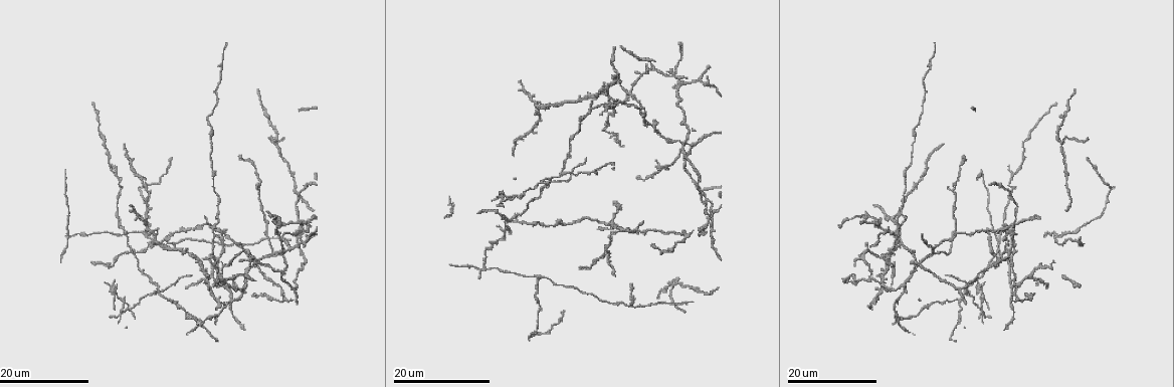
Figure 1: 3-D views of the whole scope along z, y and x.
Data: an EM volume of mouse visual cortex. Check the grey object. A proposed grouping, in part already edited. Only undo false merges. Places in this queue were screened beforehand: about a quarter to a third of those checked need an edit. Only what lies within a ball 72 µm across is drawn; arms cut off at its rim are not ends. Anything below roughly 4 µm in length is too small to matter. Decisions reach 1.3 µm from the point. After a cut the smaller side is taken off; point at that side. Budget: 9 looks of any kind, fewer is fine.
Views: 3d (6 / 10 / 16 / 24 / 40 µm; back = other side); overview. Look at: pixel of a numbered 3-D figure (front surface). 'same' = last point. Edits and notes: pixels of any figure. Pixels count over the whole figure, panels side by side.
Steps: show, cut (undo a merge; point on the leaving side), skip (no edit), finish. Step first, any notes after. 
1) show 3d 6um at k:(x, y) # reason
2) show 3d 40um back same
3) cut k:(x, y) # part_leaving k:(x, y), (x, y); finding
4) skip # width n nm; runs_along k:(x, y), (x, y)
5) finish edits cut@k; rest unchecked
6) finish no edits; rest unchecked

show 3d 24um at 1:(935, 253) # four or more arms meet

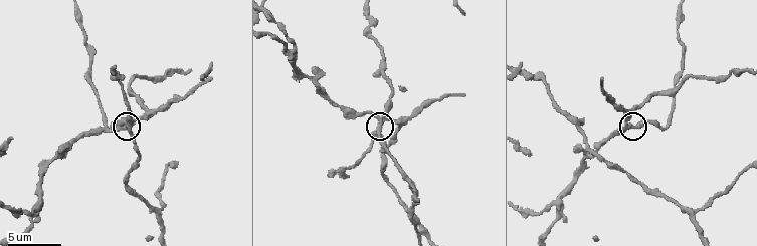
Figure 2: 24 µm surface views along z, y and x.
show 3d 6um at 2:(633, 127) # zoom in

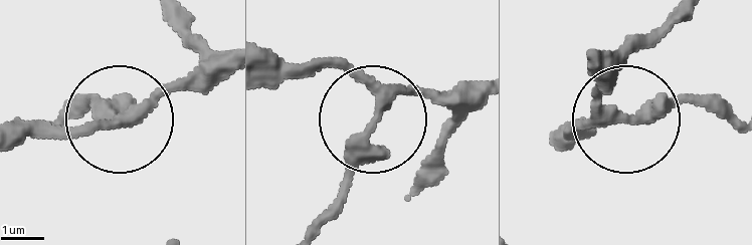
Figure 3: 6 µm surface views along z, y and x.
show 3d 6um back at 3:(127, 114)

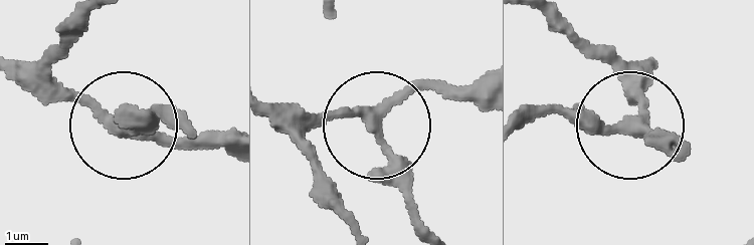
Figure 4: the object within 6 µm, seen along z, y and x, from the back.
skip # runs_along 4:(678, 148), (523, 107); one cell here

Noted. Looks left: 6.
show 3d 24um at 1:(132, 251) # branch point

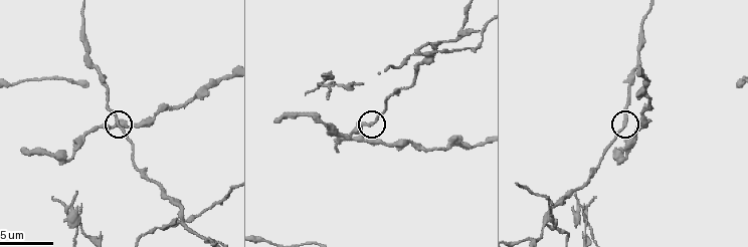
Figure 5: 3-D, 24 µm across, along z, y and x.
show 3d 10um at 5:(624, 121)

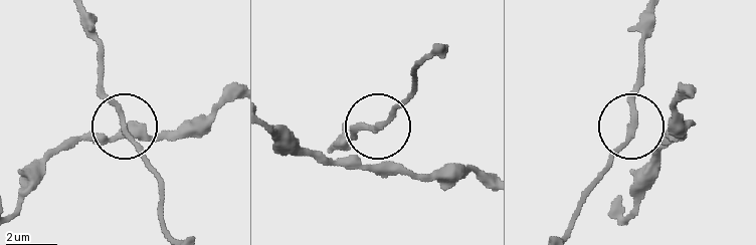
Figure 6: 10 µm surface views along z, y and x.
skip # width 160 nm; runs_along 6:(172, 236), (163, 216), (161, 177), (129, 132), (99, 69); one cell here

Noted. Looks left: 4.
show 3d 6um at 5:(200, 90) # three-way junction

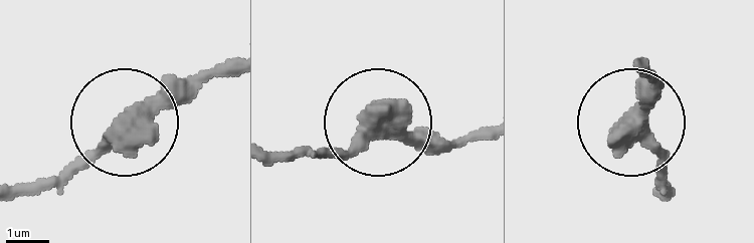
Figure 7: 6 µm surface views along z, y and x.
skip # width 420 nm; runs_along 7:(272, 152), (338, 152), (391, 119), (463, 141); one cell here

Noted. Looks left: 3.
show 3d 16um at 1:(1056, 235) # a fork

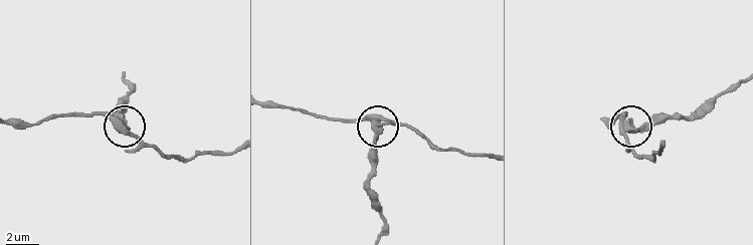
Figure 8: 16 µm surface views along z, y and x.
show 3d 10um at 8:(121, 128) # closer look

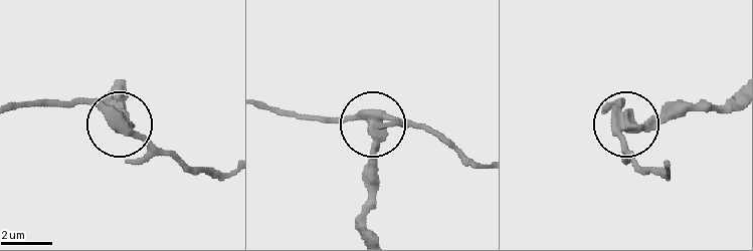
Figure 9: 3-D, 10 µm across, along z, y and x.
cut 9:(132, 161) # arms 3; a second cell is stuck on

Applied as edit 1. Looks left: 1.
finish edits cut@9; rest unchecked

